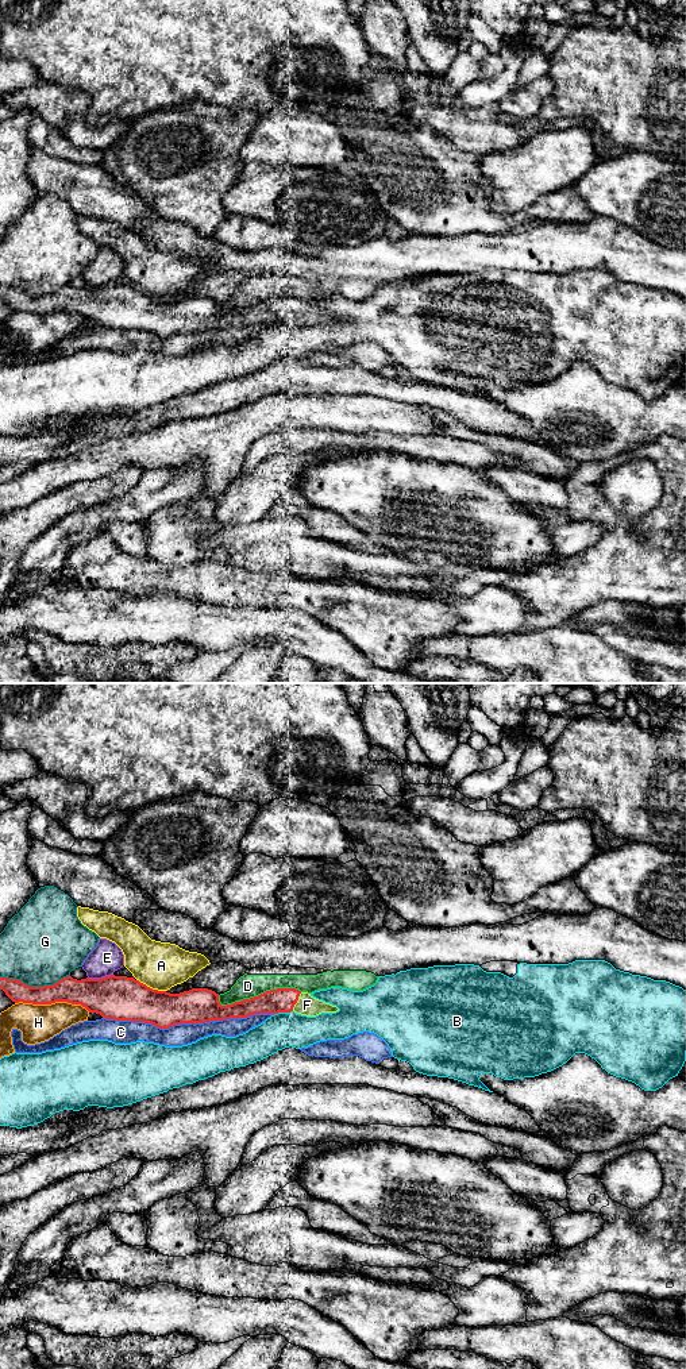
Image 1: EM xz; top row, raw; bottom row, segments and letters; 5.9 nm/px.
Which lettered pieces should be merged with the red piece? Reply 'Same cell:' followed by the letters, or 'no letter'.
Same cell: F

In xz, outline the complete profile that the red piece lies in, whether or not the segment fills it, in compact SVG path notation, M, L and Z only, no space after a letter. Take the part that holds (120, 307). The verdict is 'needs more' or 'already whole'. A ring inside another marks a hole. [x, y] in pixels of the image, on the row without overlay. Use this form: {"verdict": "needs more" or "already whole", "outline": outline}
{"verdict": "needs more", "outline": "M66 285L53 294L30 296L20 289L0 286L0 298L15 312L81 313L105 328L151 332L169 338L181 332L204 332L254 323L294 320L307 325L336 321L339 317L296 297L277 297L258 305L221 315L219 302L208 297L192 297L170 302L147 296L127 285L73 288Z"}

